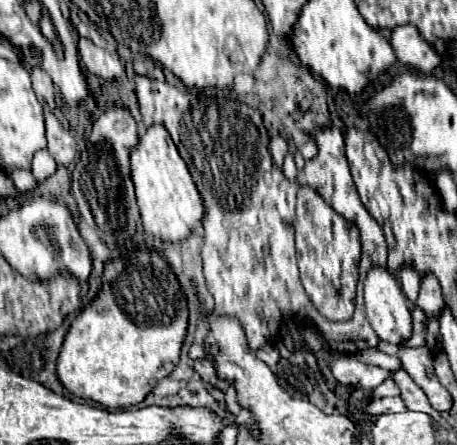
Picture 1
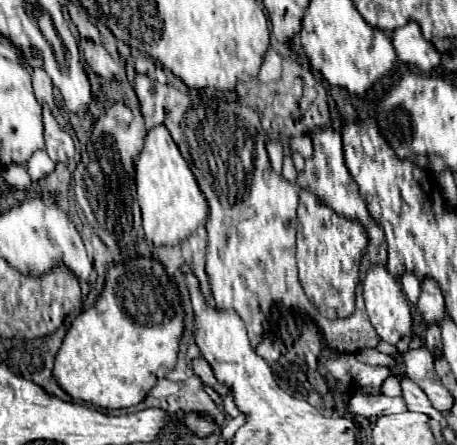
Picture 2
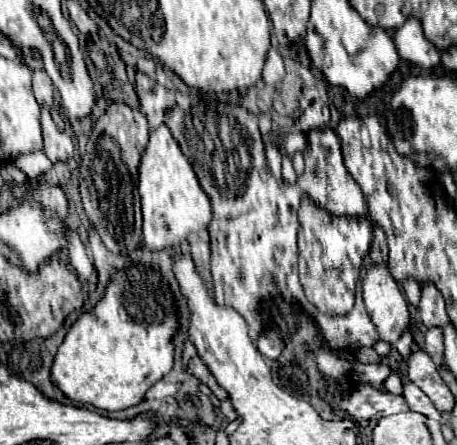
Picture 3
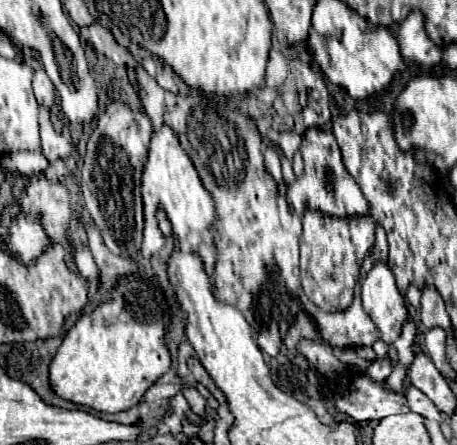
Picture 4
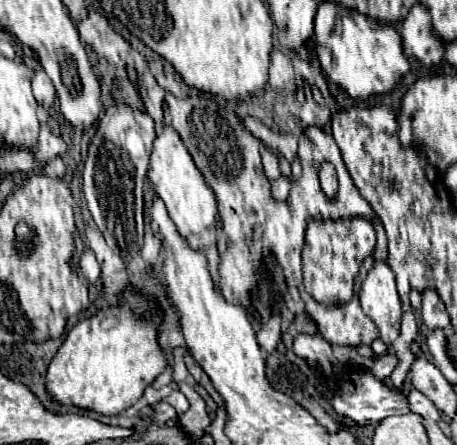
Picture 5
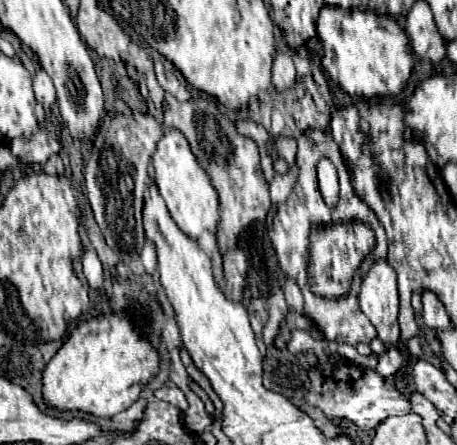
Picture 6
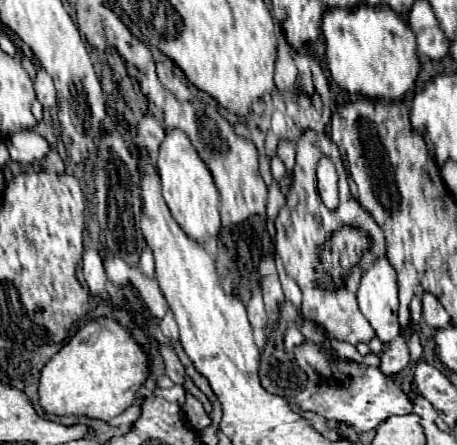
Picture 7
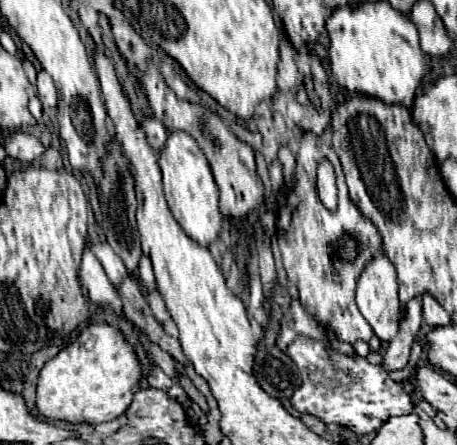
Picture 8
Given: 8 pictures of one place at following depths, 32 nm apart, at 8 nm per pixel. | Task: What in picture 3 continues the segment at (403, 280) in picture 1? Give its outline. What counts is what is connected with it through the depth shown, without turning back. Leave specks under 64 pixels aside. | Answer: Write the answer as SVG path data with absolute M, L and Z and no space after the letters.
M408 278L408 280L404 282L402 290L404 290L404 294L406 294L406 298L408 298L410 304L416 306L416 304L420 302L420 284L418 284L414 278Z

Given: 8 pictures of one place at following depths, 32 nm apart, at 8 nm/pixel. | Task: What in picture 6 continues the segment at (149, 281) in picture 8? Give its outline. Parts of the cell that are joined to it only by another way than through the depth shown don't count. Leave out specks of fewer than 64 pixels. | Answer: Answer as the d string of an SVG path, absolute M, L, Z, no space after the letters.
M145 239L144 247L140 252L140 258L144 262L145 271L149 275L154 275L157 269L156 248L148 239Z

